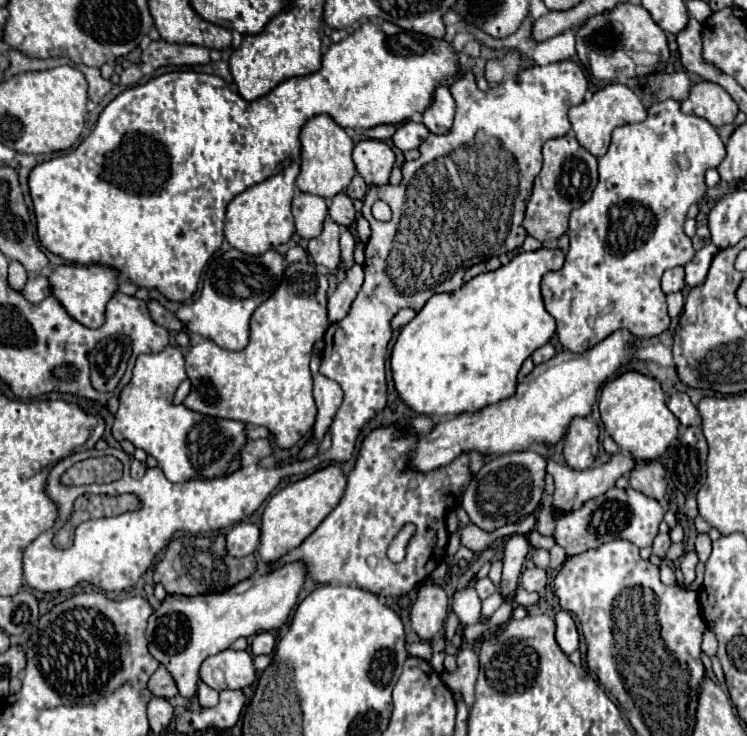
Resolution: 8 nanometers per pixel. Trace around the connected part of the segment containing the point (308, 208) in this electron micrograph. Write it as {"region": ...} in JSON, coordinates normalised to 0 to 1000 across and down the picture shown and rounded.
{"region":[[[396,260],[391,273],[391,292],[396,298],[396,314],[404,325],[418,325],[431,317],[431,303],[436,298],[439,281],[434,268]]]}

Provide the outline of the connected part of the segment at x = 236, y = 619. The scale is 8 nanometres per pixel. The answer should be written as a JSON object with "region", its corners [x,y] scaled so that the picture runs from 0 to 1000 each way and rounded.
{"region":[[[407,762],[383,765],[353,781],[343,779],[321,795],[305,800],[305,806],[268,808],[268,811],[236,811],[225,808],[217,822],[198,841],[201,887],[230,914],[244,947],[254,950],[265,936],[265,912],[276,893],[305,882],[321,865],[337,865],[348,857],[375,855],[407,798],[412,773]]]}

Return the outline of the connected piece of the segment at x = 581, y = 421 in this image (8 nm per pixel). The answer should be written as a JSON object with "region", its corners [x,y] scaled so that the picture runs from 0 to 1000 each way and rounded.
{"region":[[[771,567],[755,596],[755,624],[760,635],[771,640],[782,640],[793,635],[801,613],[801,591],[803,583],[787,567]]]}

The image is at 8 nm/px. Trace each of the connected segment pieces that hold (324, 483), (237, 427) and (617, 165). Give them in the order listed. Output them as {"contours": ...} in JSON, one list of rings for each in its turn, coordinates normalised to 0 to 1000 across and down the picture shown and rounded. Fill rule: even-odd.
{"contours":[[[[452,632],[434,635],[420,645],[412,645],[402,654],[394,654],[375,664],[369,673],[361,675],[356,692],[351,697],[348,711],[348,740],[345,740],[345,760],[356,768],[375,762],[383,751],[396,746],[415,724],[436,705],[436,700],[452,686],[461,673],[463,648]]],[[[222,469],[214,480],[187,482],[179,510],[161,537],[161,556],[150,583],[153,596],[174,599],[203,618],[230,656],[286,651],[319,640],[324,632],[321,613],[332,602],[329,577],[311,569],[286,569],[246,550],[230,550],[233,534],[246,515],[246,482],[238,469]]],[[[886,137],[886,140],[876,140],[867,148],[867,162],[859,167],[849,167],[849,170],[833,170],[819,181],[819,194],[814,200],[814,208],[809,213],[801,213],[801,232],[803,232],[803,246],[795,257],[795,265],[787,276],[782,276],[776,284],[768,284],[763,292],[763,303],[760,303],[760,319],[763,319],[763,338],[758,344],[758,357],[750,368],[744,371],[734,371],[726,379],[726,404],[728,404],[728,414],[734,420],[734,425],[744,433],[744,452],[747,461],[752,466],[752,471],[758,471],[766,480],[782,480],[784,474],[795,471],[798,466],[803,466],[806,461],[811,461],[814,455],[819,455],[827,447],[846,447],[846,452],[851,452],[851,458],[865,461],[865,458],[878,458],[886,450],[894,447],[897,442],[897,431],[892,425],[892,401],[884,393],[884,376],[892,365],[900,365],[905,360],[918,360],[921,355],[926,355],[929,349],[929,336],[926,336],[926,325],[916,317],[916,300],[918,300],[918,289],[921,281],[926,276],[937,276],[948,260],[948,251],[942,246],[945,230],[950,227],[961,227],[967,221],[967,216],[972,213],[972,200],[959,178],[959,173],[953,173],[945,162],[932,159],[932,156],[918,156],[910,151],[910,140],[908,137]]]]}

